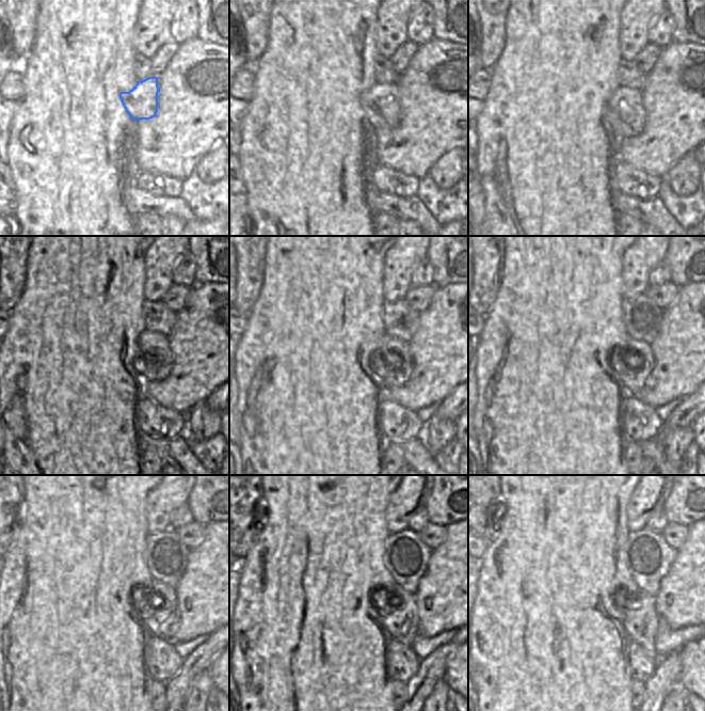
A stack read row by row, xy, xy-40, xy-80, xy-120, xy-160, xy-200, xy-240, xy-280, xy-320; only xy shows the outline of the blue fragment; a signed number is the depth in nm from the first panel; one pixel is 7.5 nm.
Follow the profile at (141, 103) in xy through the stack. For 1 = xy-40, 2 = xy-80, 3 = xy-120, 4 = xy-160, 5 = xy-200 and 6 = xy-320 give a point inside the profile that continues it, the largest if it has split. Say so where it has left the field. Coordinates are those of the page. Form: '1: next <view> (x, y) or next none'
1: next xy-40 (382, 99)
2: next xy-80 (626, 101)
3: next xy-120 (154, 346)
4: next xy-160 (393, 348)
5: next xy-200 (639, 351)
6: next xy-320 (640, 618)

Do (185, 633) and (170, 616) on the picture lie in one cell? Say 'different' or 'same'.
different

